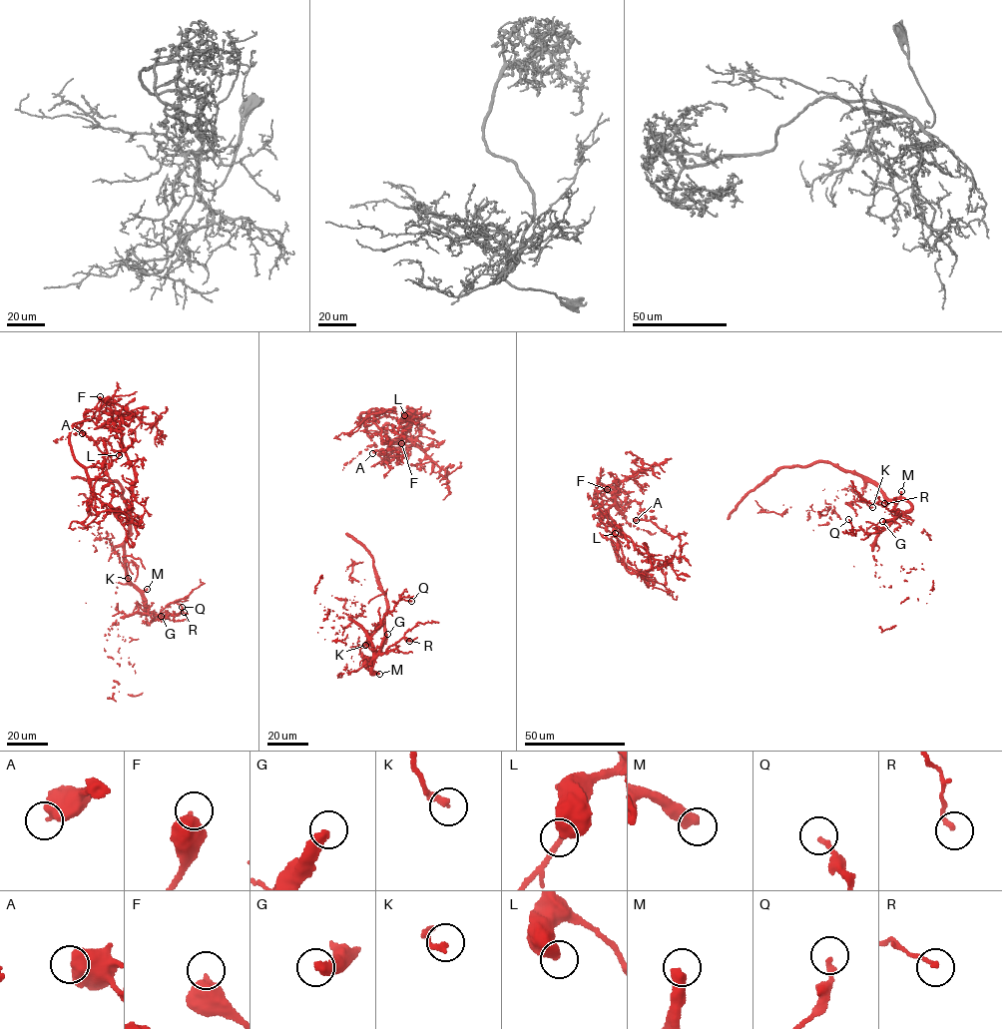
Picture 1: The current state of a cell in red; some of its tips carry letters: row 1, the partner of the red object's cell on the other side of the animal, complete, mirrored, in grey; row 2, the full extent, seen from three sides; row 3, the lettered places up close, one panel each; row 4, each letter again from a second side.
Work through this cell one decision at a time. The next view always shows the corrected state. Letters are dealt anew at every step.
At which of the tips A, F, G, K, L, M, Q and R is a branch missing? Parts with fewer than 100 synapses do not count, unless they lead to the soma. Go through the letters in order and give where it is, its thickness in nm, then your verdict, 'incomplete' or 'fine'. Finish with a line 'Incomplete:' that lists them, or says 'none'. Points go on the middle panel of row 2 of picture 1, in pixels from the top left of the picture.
A: place (372, 453); calibre 480 nm; fine
F: place (401, 443); calibre 480 nm; fine
G: place (387, 634); calibre 320 nm; incomplete
K: place (365, 645); calibre 240 nm; fine
L: place (404, 415); calibre 600 nm; fine
M: place (379, 674); calibre 480 nm; incomplete
Q: place (411, 601); calibre 200 nm; fine
R: place (409, 641); calibre 180 nm; fine
Incomplete: G, M

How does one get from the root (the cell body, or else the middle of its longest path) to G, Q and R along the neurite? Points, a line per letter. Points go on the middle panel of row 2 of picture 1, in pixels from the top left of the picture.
G: (370, 555), (375, 577), (386, 603), (383, 645), (374, 658), (363, 664), (372, 674), (373, 662), (387, 634)
Q: (370, 555), (386, 603), (383, 645), (374, 658), (363, 664), (372, 674), (372, 635), (399, 600), (411, 601)
R: (370, 555), (386, 614), (383, 645), (364, 663), (366, 668), (372, 674), (377, 655), (402, 638), (409, 641)

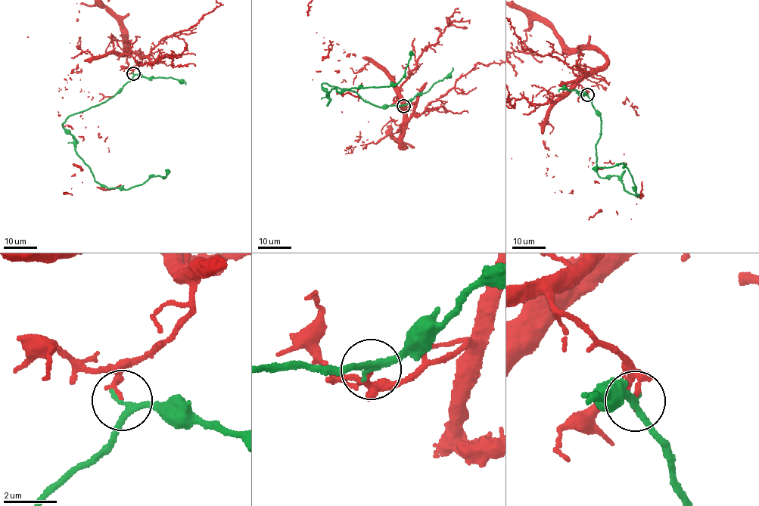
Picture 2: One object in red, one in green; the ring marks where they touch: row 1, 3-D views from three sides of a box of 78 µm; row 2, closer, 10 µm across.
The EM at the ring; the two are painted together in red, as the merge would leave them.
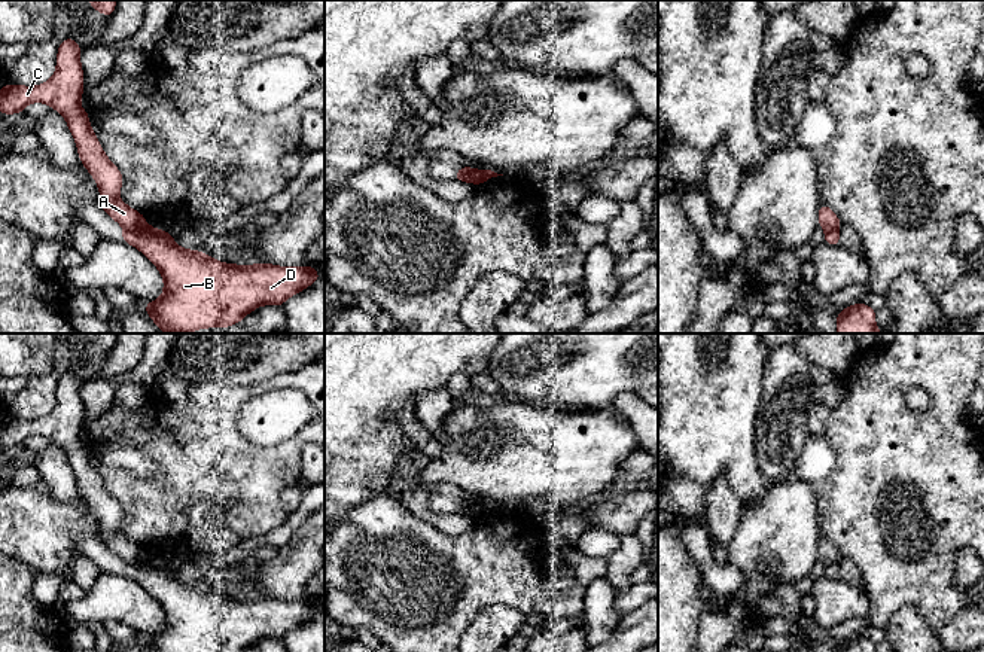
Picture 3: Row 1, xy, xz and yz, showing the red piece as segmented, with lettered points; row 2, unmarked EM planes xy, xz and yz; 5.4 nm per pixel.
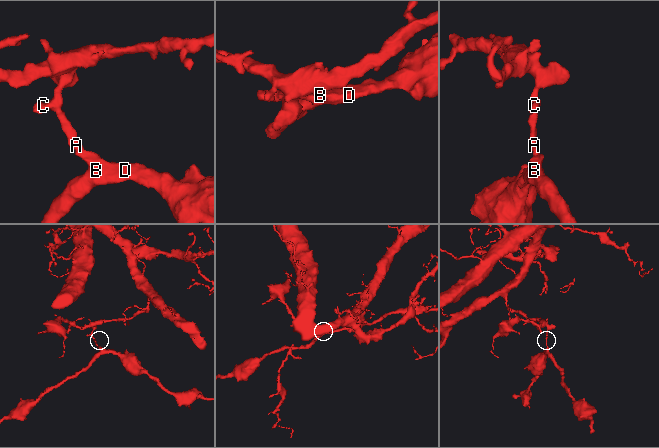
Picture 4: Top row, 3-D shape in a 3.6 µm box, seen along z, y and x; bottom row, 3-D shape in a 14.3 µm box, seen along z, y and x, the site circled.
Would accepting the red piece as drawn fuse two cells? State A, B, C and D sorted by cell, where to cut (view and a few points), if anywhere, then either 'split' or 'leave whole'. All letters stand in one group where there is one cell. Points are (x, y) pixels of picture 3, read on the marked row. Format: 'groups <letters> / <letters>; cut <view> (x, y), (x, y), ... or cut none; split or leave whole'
groups A C / B D; cut xy (146, 225), (124, 228); split

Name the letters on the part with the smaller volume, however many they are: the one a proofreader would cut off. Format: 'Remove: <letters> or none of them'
Remove: B, D

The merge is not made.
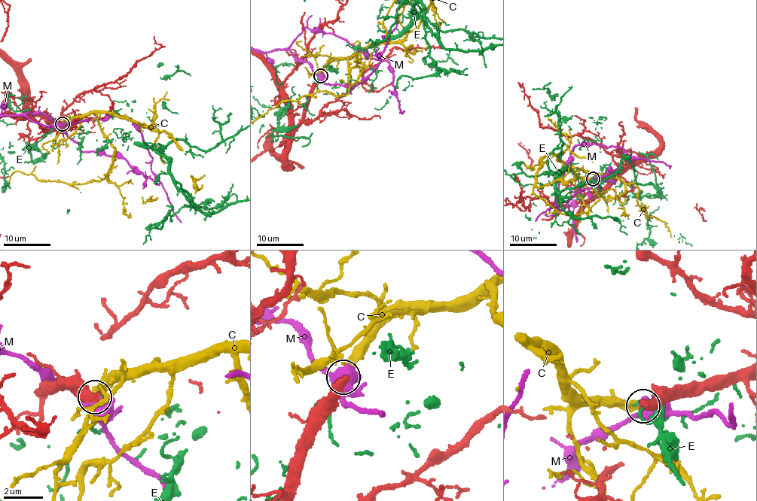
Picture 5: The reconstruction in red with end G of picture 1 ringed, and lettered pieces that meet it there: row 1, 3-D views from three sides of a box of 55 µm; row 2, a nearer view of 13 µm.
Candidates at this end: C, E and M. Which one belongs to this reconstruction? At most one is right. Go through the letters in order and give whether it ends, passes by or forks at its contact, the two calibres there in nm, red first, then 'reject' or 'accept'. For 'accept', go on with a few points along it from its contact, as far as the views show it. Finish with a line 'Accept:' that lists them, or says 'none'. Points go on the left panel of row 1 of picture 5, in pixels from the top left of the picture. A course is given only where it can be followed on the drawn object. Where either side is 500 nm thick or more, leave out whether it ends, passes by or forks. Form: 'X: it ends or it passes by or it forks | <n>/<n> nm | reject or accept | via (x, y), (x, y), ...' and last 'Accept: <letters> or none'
C: it ends | 400/400 nm | accept
E: it ends | 400/150 nm | reject
M: 400/500 nm | reject
Accept: C

